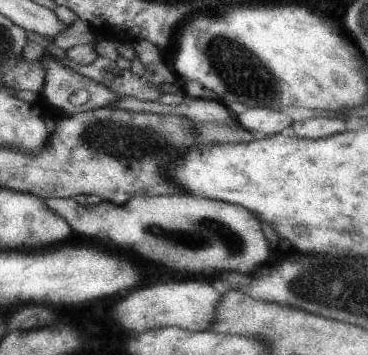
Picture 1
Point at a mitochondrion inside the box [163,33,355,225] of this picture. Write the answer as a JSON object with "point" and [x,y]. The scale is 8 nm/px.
{"point":[245,75]}

